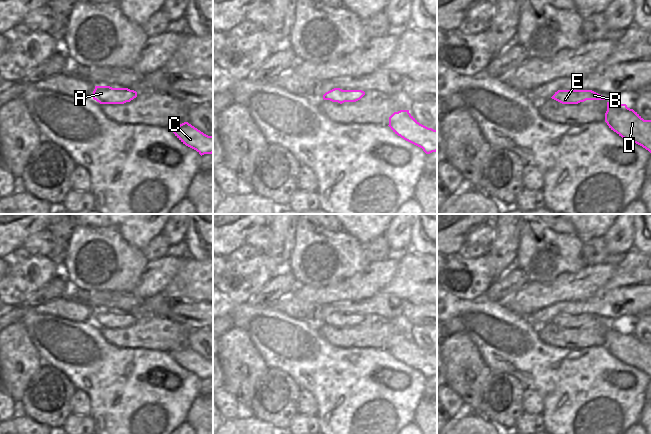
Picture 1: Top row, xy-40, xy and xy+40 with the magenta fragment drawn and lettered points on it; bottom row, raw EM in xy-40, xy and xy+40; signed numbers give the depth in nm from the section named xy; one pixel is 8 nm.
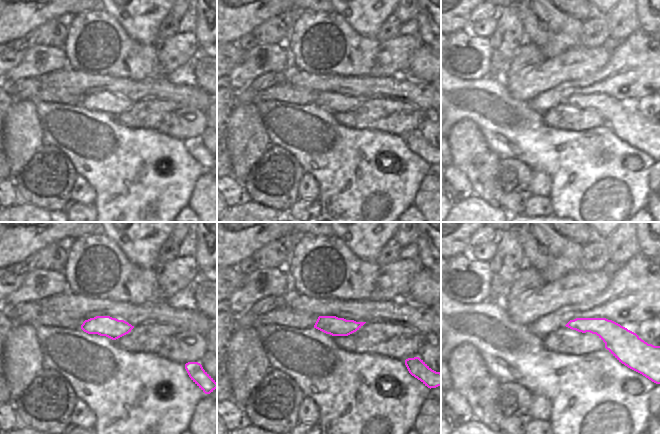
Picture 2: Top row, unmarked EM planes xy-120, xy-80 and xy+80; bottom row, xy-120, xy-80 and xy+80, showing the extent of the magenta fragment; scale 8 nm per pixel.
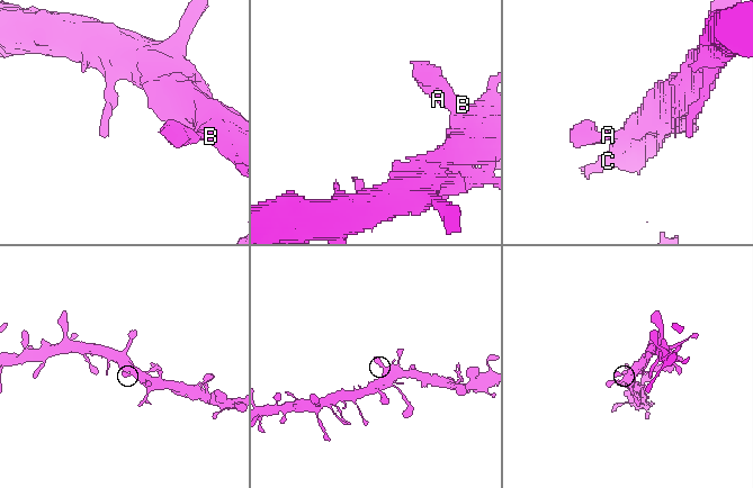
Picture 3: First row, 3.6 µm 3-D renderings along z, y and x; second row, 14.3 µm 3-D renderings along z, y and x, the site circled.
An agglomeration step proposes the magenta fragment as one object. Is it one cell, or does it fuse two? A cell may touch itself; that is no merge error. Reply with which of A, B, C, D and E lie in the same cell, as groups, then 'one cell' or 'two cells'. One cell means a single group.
A B C D E; one cell

